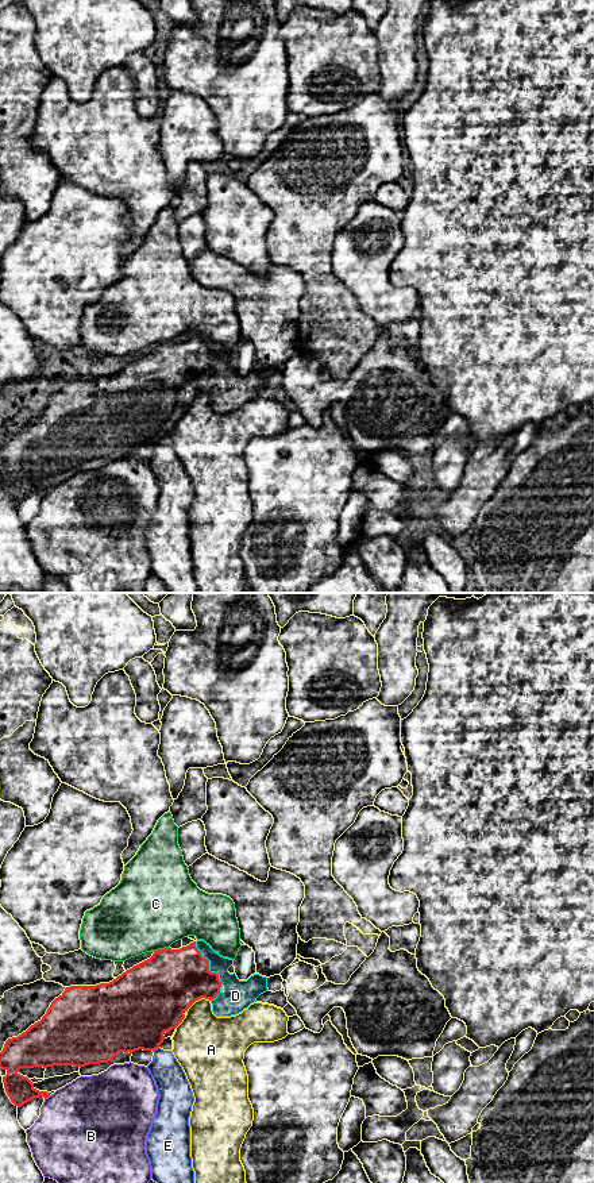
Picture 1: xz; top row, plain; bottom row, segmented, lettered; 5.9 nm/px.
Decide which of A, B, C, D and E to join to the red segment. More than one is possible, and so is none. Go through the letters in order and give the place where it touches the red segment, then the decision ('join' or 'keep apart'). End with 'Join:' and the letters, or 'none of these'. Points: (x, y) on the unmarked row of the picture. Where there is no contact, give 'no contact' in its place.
A: contact xz (197, 395); keep apart
B: contact xz (47, 492); keep apart
C: contact xz (161, 345); keep apart
D: contact xz (212, 367); join
E: contact xz (155, 443); keep apart
Join: D

